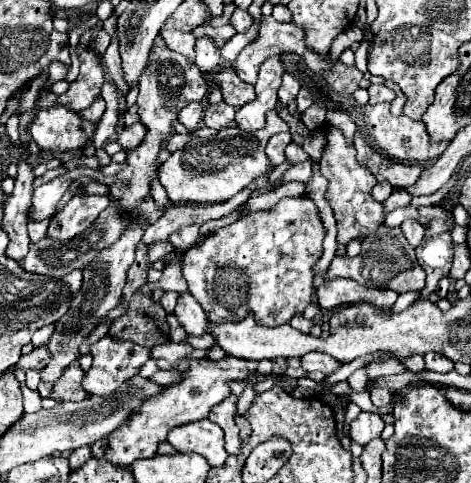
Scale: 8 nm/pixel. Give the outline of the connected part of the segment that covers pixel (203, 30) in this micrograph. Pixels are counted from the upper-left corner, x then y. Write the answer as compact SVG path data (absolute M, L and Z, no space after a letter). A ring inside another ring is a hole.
M227 24L222 27L213 28L211 26L200 26L195 28L192 33L197 37L208 36L212 39L224 39L229 40L237 32L231 24Z

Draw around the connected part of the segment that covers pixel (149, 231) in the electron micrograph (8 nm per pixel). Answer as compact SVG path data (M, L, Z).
M263 177L259 179L255 185L251 185L249 189L245 189L245 193L239 193L235 199L231 197L229 201L225 203L219 203L219 205L173 205L167 209L167 213L163 213L163 217L149 225L143 233L143 243L149 245L153 241L159 241L159 239L167 239L171 233L183 229L183 225L191 225L191 221L199 221L199 225L211 221L211 219L221 219L229 213L233 213L233 209L237 209L239 205L243 205L247 199L249 199L249 193L257 187L267 187L269 185L269 179Z

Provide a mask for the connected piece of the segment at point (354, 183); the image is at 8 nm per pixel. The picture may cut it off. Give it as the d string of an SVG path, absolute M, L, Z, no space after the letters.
M327 125L325 131L327 131L327 145L323 149L323 157L319 165L321 165L323 177L327 177L329 181L327 199L337 219L337 241L345 245L355 239L363 241L363 237L375 233L375 229L379 229L383 223L383 207L371 197L371 189L377 183L377 179L367 167L359 165L359 161L355 159L355 147L347 145L339 129Z

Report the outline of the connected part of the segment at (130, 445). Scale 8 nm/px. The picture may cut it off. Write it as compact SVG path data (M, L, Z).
M227 357L219 363L215 363L215 361L191 363L191 367L185 373L185 379L181 383L171 385L161 395L153 397L151 401L145 401L125 425L121 425L115 433L99 439L91 447L91 457L111 461L113 465L119 465L119 467L129 467L137 459L155 457L159 443L163 443L167 439L167 433L173 427L205 419L213 405L225 401L231 395L227 383L235 381L235 379L239 379L239 381L247 379L247 375L251 371L255 371L255 367L257 367L257 361L247 361L247 359L237 359L237 357Z

